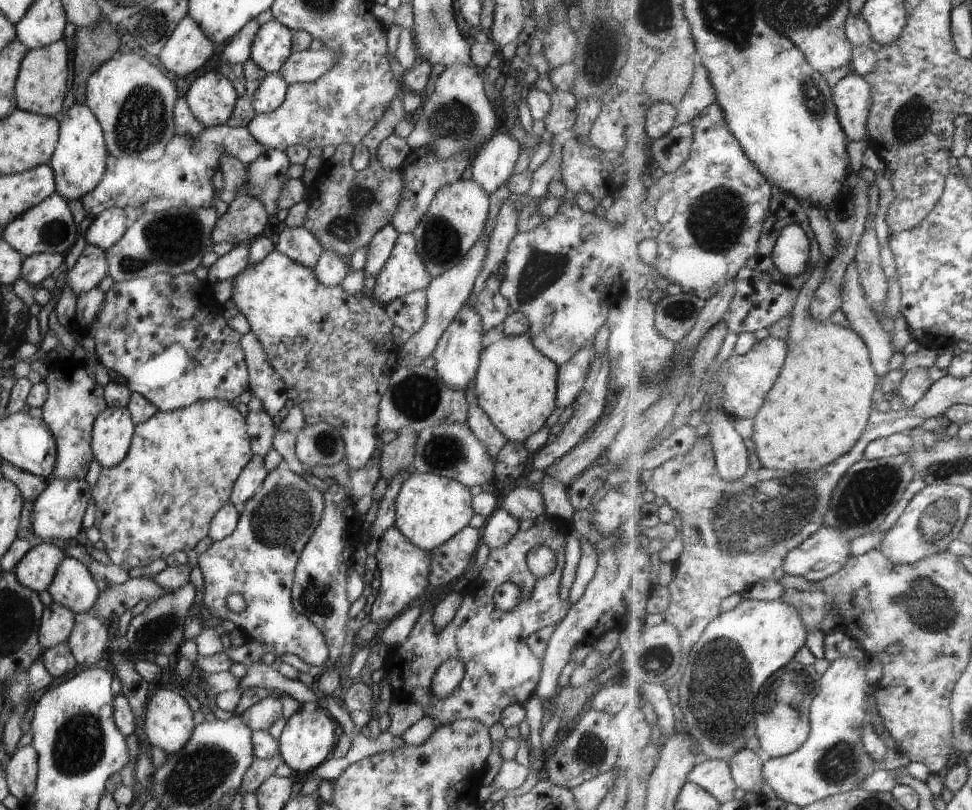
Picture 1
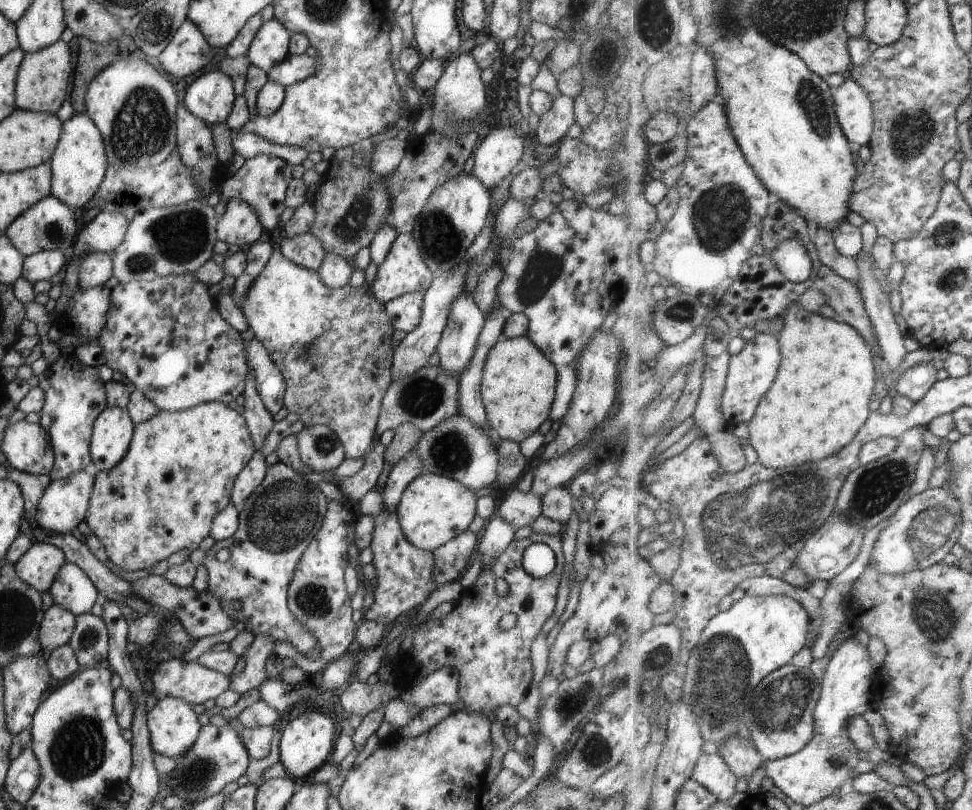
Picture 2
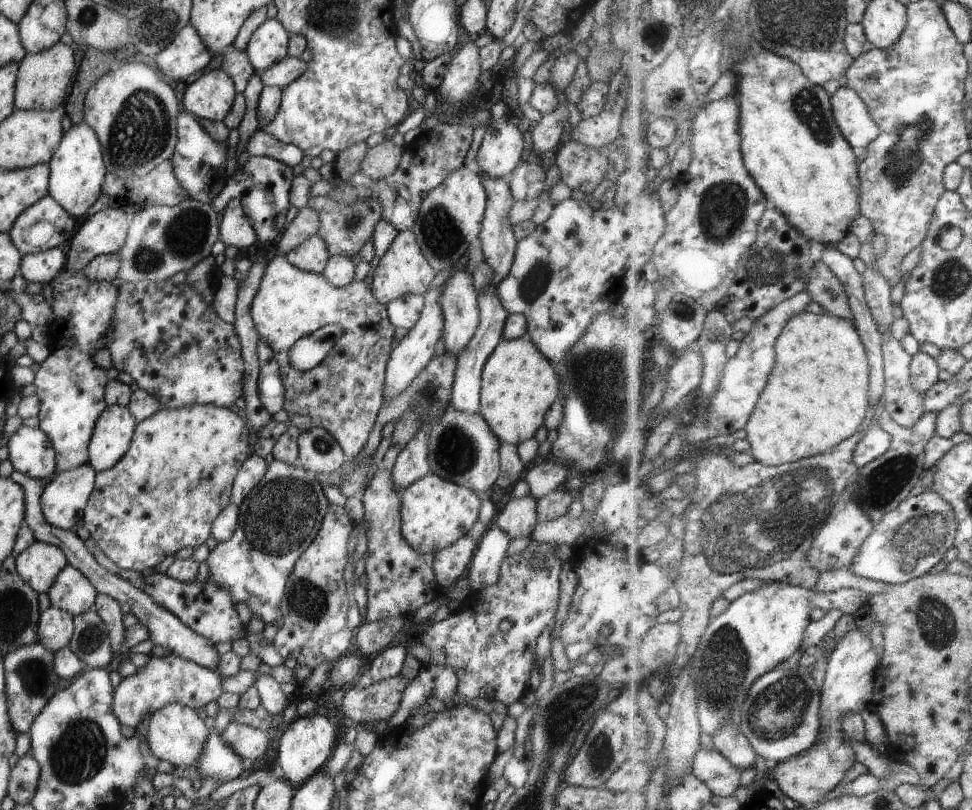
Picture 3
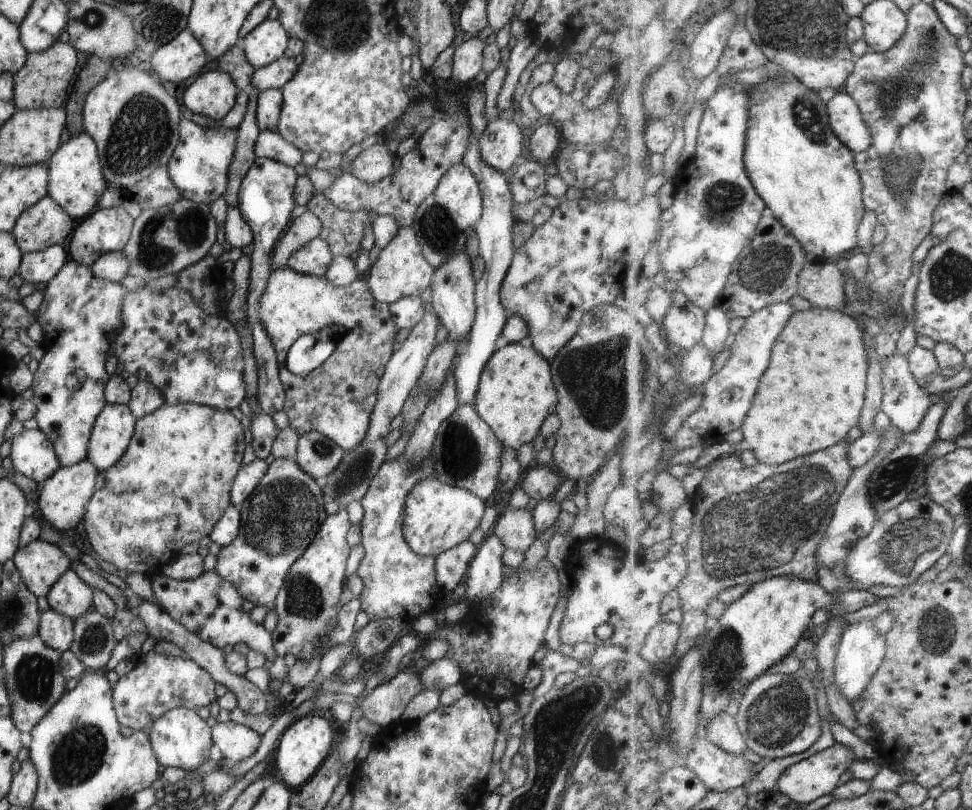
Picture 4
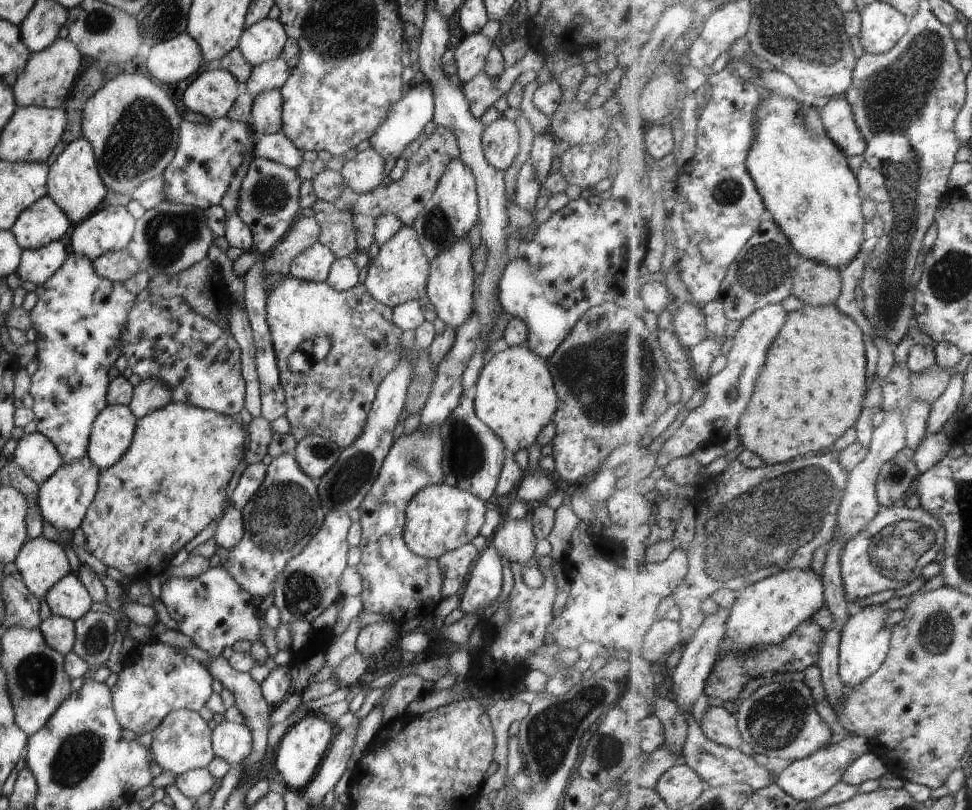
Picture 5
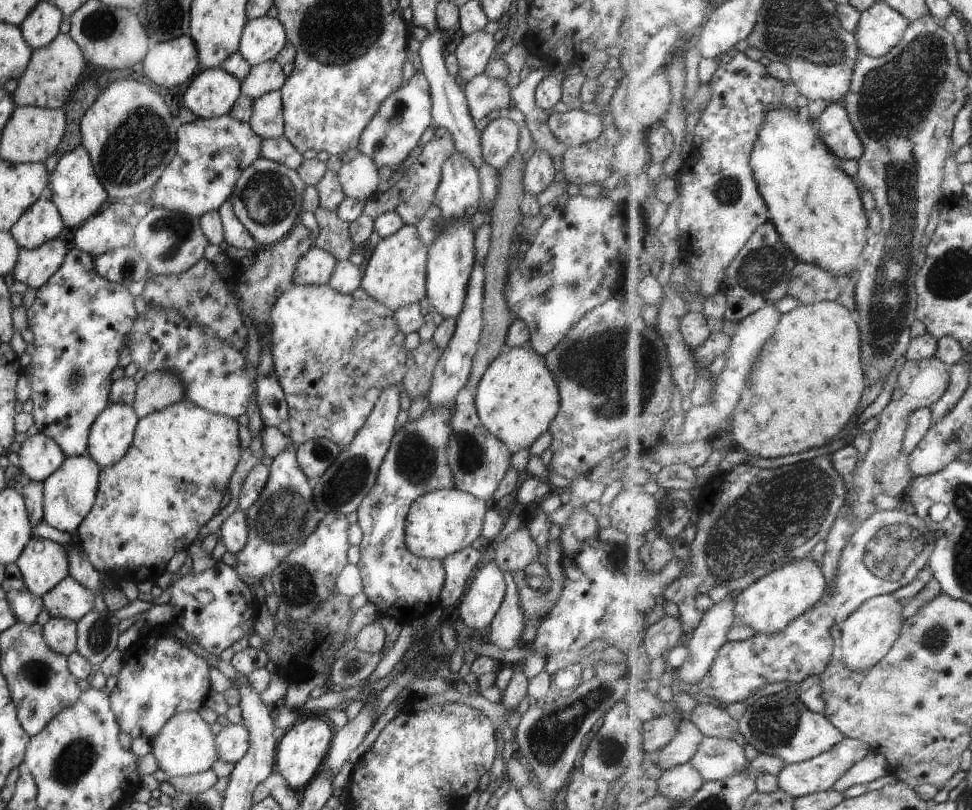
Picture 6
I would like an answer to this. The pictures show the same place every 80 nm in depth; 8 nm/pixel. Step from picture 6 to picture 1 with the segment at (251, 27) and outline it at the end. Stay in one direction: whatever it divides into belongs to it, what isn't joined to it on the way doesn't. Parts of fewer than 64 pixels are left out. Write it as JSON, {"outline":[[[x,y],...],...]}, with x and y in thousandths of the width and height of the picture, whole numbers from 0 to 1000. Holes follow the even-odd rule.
{"outline":[[[278,25],[265,32],[257,58],[259,77],[273,90],[286,89],[299,63],[299,37]]]}

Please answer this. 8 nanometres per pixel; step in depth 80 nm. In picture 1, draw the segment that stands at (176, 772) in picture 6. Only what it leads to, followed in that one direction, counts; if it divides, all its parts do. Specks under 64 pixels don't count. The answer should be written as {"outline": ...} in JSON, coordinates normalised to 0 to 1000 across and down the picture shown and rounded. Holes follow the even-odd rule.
{"outline":[[[160,844],[156,856],[152,859],[149,879],[147,879],[147,904],[149,904],[152,917],[162,921],[169,930],[182,928],[197,909],[197,901],[201,896],[198,889],[199,879],[181,852]]]}

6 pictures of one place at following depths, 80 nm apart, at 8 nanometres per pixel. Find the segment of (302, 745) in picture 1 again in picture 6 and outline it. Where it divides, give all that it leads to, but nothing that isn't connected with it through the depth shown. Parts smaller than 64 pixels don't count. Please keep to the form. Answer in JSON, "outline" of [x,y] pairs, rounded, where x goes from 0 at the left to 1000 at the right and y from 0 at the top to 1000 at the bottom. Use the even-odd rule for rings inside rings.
{"outline":[[[309,884],[309,889],[289,905],[285,911],[282,944],[283,954],[291,958],[295,972],[309,978],[325,958],[338,925],[343,902],[335,888]]]}

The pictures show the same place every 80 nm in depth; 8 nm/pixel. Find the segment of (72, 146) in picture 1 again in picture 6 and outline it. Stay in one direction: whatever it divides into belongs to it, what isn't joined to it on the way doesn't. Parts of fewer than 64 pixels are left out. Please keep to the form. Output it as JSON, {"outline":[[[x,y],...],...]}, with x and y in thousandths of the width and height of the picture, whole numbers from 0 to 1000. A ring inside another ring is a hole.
{"outline":[[[81,178],[61,193],[57,209],[49,215],[47,243],[59,257],[67,281],[79,281],[112,248],[111,240],[98,219],[91,188],[85,179]]]}

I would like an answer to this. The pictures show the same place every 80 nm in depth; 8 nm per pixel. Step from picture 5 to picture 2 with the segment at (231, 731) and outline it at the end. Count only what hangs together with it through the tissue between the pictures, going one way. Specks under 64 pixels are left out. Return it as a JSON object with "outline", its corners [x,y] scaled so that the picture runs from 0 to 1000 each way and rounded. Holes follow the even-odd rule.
{"outline":[[[243,888],[235,889],[238,901],[246,904],[246,911],[250,914],[256,937],[265,938],[277,931],[283,917],[284,905],[280,896],[250,899]]]}

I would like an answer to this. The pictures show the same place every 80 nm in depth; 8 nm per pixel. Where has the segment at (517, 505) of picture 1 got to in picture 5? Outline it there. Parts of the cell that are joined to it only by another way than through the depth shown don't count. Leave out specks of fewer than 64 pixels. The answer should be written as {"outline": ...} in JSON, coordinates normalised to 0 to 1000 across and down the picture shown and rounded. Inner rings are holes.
{"outline":[[[522,638],[502,669],[507,672],[513,686],[536,699],[548,684],[551,665],[548,662],[546,644],[540,640]]]}

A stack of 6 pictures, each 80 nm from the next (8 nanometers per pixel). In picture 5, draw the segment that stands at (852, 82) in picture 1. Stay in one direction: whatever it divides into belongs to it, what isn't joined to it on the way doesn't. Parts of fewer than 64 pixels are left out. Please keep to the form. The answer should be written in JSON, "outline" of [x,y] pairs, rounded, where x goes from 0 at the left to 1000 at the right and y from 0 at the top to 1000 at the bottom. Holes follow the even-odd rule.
{"outline":[[[867,117],[857,119],[845,135],[845,146],[855,173],[863,178],[870,193],[888,193],[893,185],[892,173],[880,151],[880,136]]]}

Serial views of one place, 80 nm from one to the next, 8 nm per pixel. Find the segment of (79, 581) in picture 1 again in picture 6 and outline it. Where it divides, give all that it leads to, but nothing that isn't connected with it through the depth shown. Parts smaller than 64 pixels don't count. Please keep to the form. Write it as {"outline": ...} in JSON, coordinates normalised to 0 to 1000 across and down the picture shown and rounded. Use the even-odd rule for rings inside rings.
{"outline":[[[71,709],[41,737],[52,762],[75,768],[87,760],[98,743],[97,733]]]}

